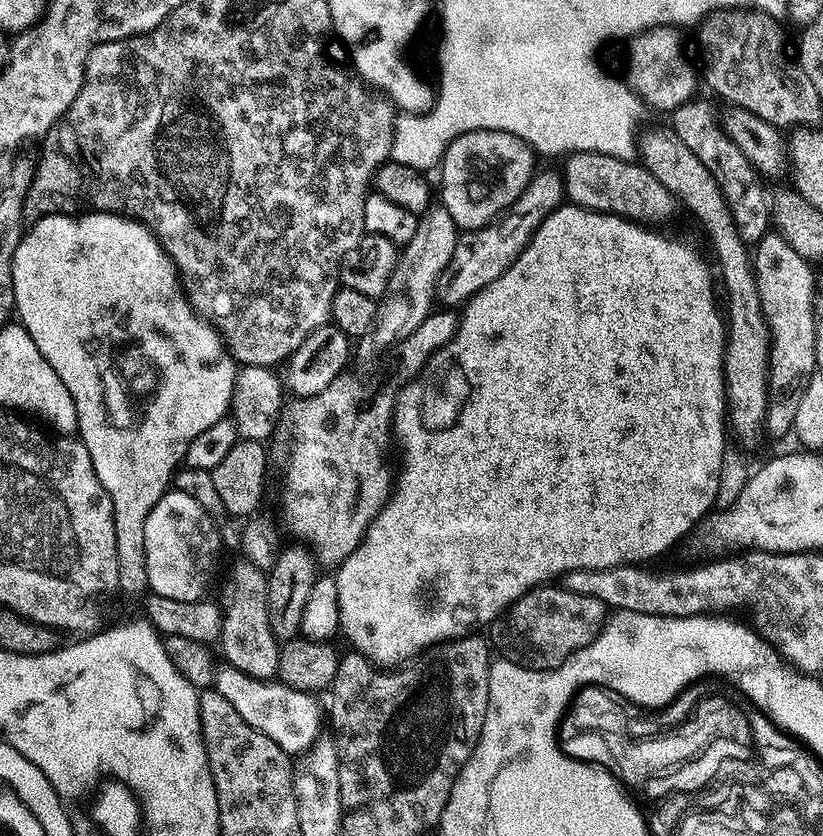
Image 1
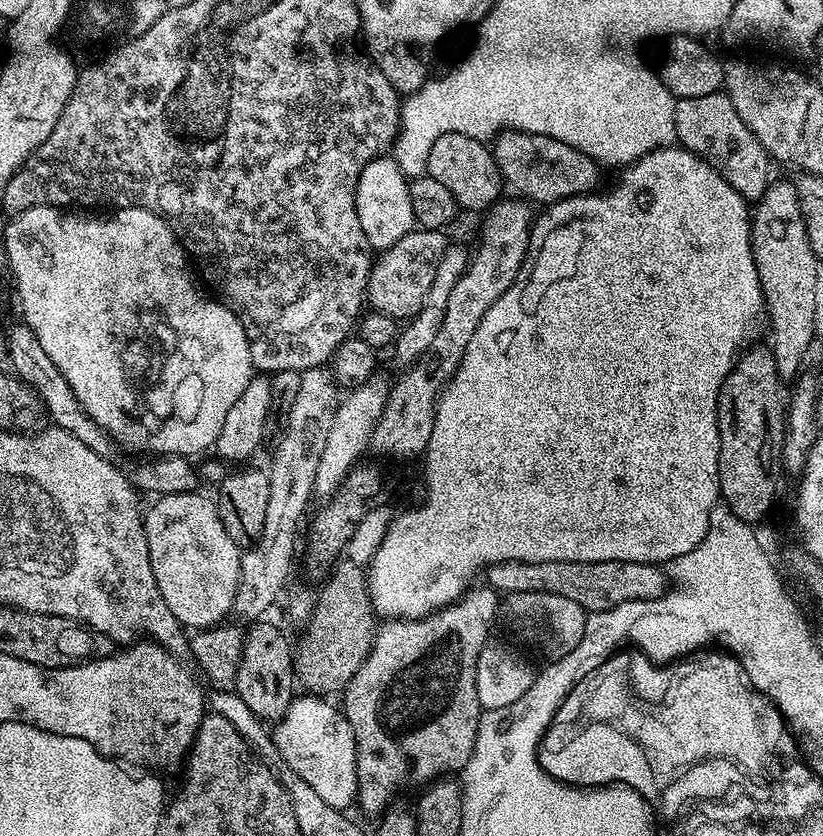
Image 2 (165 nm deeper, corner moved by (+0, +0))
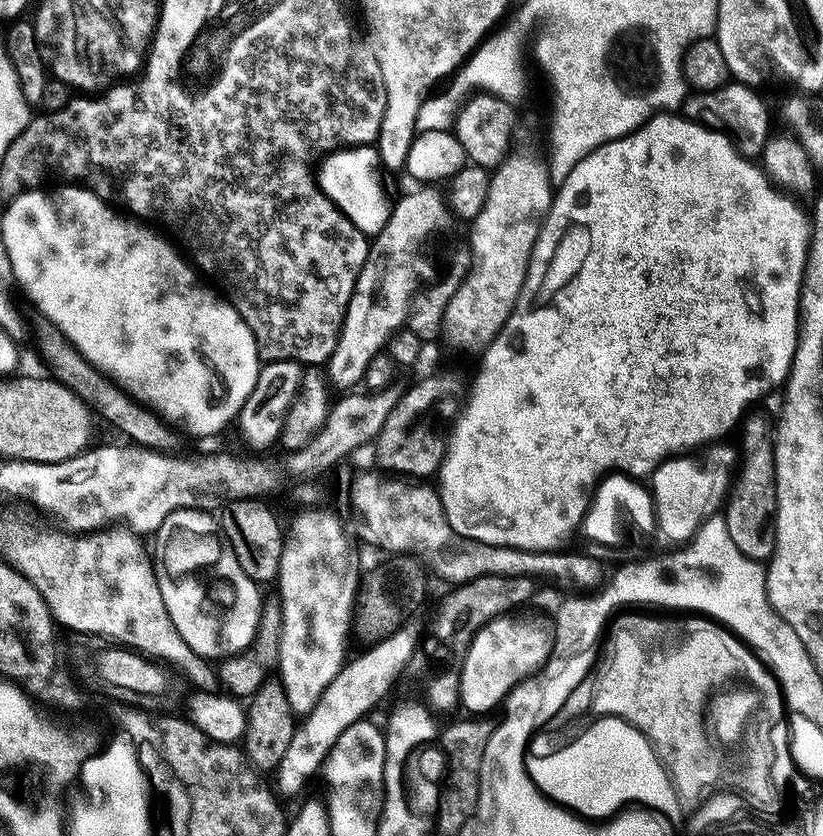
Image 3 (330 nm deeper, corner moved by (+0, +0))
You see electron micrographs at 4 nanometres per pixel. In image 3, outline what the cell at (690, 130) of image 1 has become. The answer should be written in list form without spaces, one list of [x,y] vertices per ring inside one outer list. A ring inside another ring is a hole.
[[[729,82],[709,92],[693,91],[685,99],[682,112],[687,119],[711,128],[713,132],[723,132],[736,146],[742,156],[756,158],[761,155],[770,139],[768,132],[768,108],[755,87]]]

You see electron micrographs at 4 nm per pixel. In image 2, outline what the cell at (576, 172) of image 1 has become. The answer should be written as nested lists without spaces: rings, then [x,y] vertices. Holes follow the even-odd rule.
[[[505,130],[491,141],[492,157],[500,171],[500,179],[505,185],[513,188],[513,193],[536,206],[557,204],[571,196],[585,195],[597,187],[600,180],[601,165],[589,158],[582,150],[570,146],[566,142],[558,142],[558,138],[550,138],[533,132],[514,132]]]

